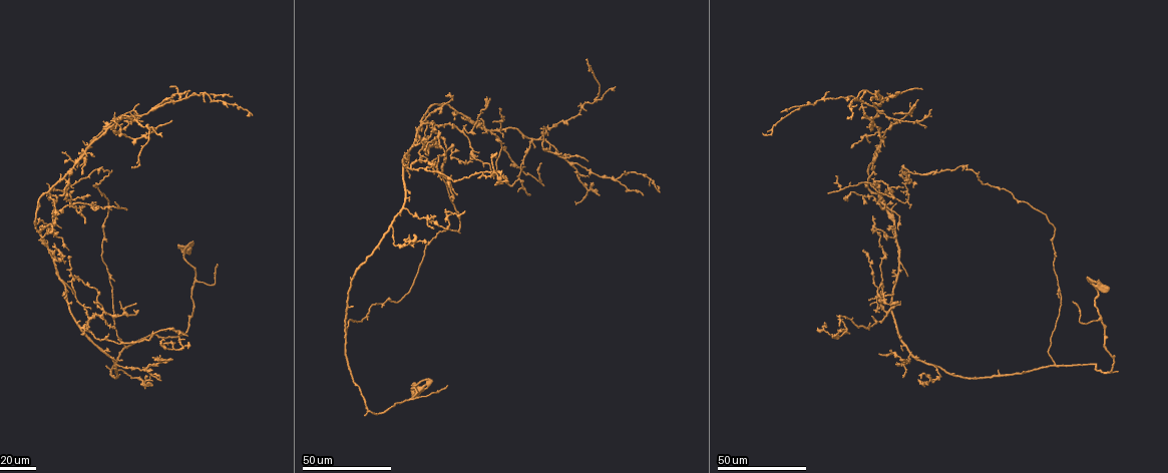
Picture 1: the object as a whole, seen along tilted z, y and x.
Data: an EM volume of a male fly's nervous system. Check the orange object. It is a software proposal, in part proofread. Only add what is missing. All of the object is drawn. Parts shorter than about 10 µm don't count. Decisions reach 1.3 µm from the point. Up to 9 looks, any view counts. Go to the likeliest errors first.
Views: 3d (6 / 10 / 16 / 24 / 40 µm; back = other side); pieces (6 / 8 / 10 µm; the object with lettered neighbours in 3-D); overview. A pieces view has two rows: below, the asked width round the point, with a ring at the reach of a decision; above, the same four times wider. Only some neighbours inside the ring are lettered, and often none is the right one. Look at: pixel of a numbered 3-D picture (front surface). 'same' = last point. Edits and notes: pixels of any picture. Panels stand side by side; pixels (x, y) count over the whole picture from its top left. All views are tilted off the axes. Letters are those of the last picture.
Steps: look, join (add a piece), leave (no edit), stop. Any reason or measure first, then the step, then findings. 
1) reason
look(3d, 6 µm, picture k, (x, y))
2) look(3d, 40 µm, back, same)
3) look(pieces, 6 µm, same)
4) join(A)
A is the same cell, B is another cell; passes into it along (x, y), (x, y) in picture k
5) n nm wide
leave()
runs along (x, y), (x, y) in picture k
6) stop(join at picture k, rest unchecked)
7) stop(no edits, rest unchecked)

free end
look(3d, 40 µm, picture 1, (74, 207))

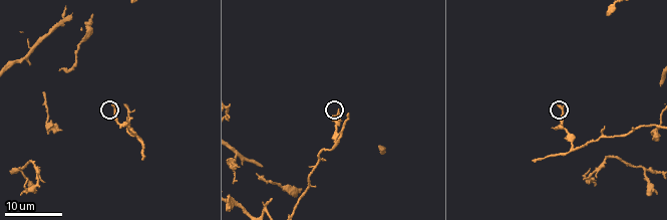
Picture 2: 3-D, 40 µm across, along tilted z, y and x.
see the neighbours
look(pieces, 6 µm, picture 2, (337, 110))

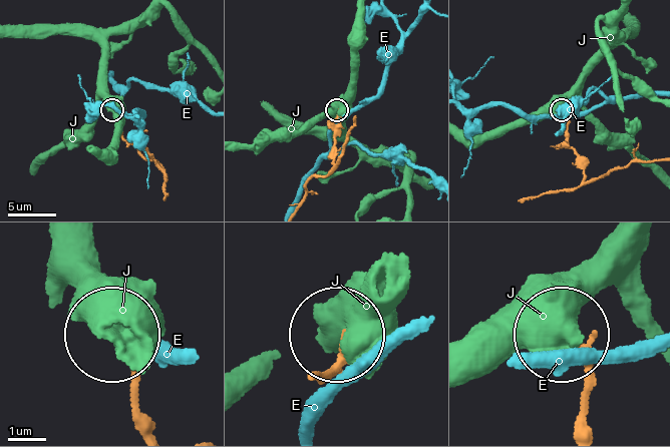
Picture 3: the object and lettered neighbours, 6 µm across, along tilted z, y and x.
leave()
E and J are other cells; runs along (318, 378), (332, 371), (344, 335) in picture 3; no lettered piece goes on from it

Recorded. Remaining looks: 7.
free end
look(3d, 24 µm, picture 1, (464, 158))

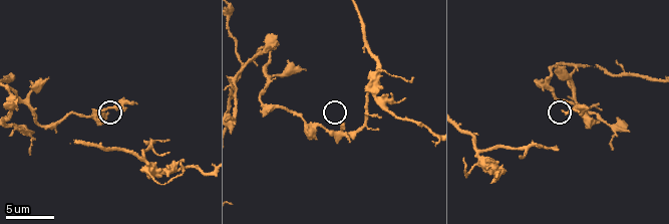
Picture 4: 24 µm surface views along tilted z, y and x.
look(pieces, 8 µm, picture 4, (120, 107))

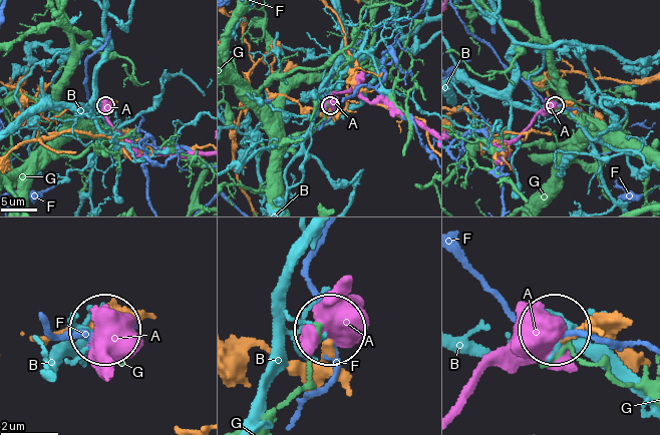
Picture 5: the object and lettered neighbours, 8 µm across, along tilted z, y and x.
170 nm wide
leave()
A, B, F and G are other cells; none of them fits

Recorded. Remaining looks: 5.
free end
look(3d, 16 µm, picture 2, (346, 115))

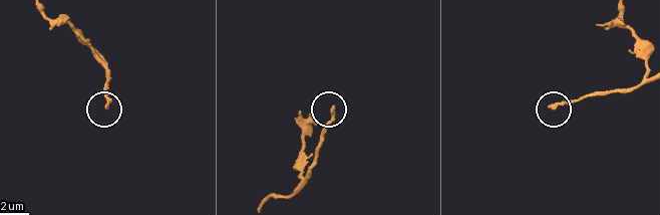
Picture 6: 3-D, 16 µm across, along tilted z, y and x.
look(pieces, 10 µm, picture 6, (331, 108))

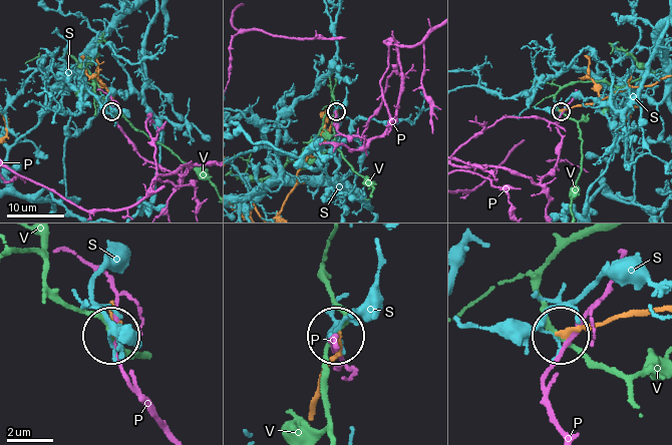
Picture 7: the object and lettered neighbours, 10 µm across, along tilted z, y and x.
leave()
P, S and V are other cells; no lettered piece goes on from it

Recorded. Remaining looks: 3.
thin end
look(3d, 40 µm, picture 1, (105, 365))

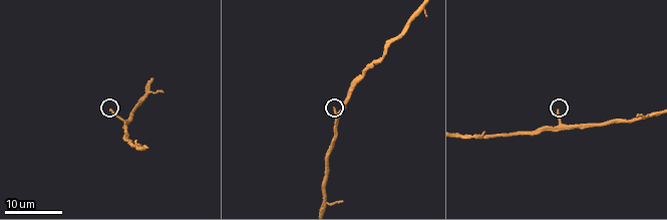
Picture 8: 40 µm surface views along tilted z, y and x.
see the neighbours
look(pieces, 8 µm, picture 8, (113, 110))

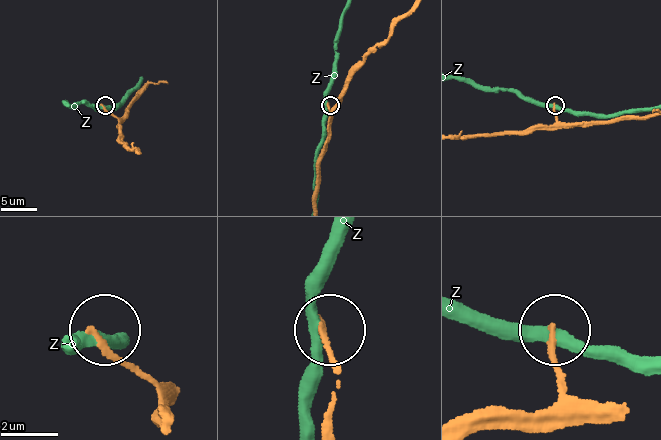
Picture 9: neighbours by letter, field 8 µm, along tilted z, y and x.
170 nm wide
leave()
Z is another cell; none of them fits

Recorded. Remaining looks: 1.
stop(no edits, rest unchecked)

